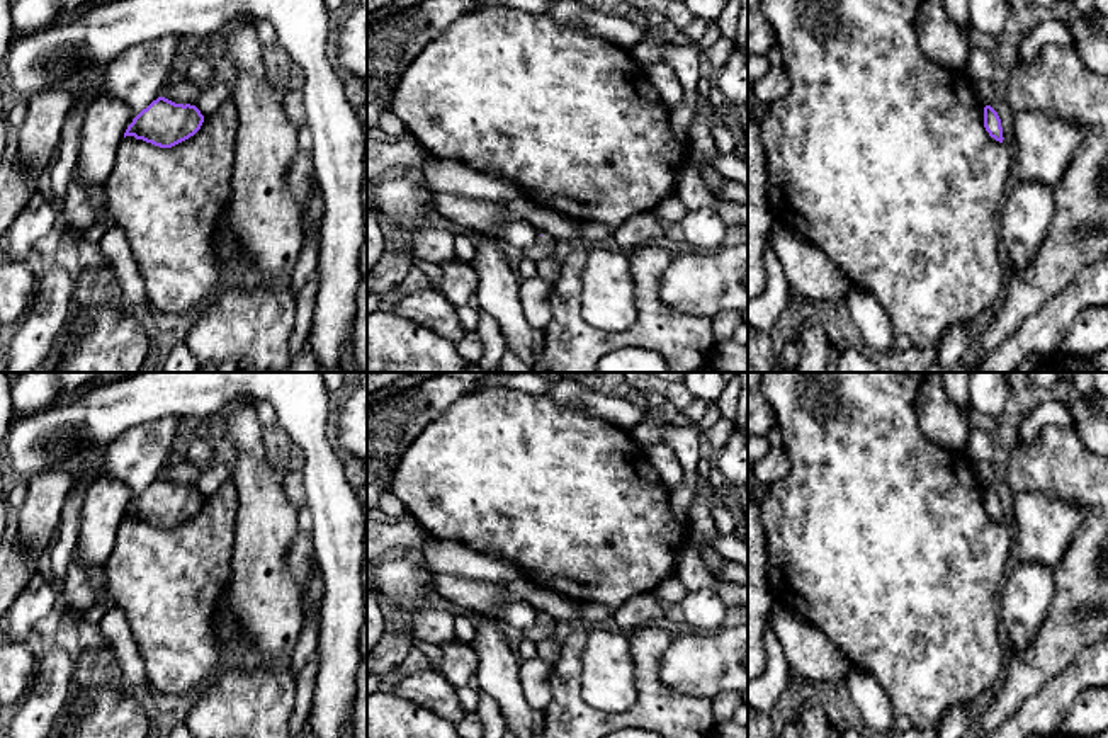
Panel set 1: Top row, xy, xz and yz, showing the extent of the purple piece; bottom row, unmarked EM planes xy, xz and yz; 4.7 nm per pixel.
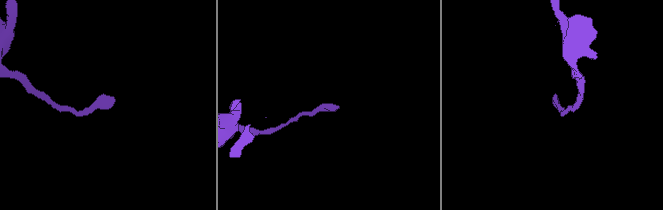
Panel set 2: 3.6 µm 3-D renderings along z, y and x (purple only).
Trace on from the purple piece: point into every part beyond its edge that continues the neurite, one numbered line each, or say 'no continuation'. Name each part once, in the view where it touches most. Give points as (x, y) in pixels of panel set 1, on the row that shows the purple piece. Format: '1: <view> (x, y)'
no continuation

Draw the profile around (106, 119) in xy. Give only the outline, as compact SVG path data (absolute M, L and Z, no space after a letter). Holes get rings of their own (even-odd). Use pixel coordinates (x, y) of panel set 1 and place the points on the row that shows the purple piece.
M100 94L85 109L76 179L95 196L117 162L117 150L131 122L131 107L117 97Z

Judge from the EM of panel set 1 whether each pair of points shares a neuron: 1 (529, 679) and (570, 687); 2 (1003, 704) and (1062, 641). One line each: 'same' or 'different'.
1: different
2: same

